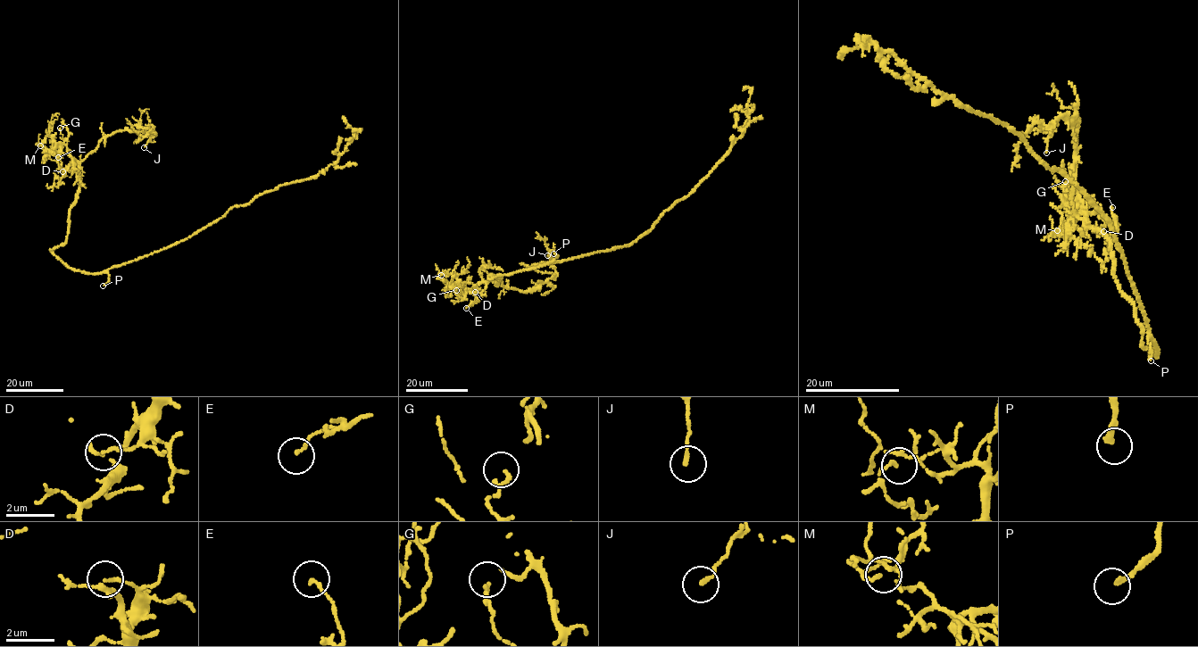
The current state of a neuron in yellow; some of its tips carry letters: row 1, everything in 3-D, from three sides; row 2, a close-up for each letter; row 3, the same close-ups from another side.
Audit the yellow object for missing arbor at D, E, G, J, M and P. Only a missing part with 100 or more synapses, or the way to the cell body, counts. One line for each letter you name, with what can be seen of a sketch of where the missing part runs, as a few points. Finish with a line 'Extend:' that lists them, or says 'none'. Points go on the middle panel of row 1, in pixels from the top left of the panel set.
P: course (553, 253), (536, 254), (527, 247), (528, 239), (565, 246), (570, 244), (568, 242)
Extend: P

